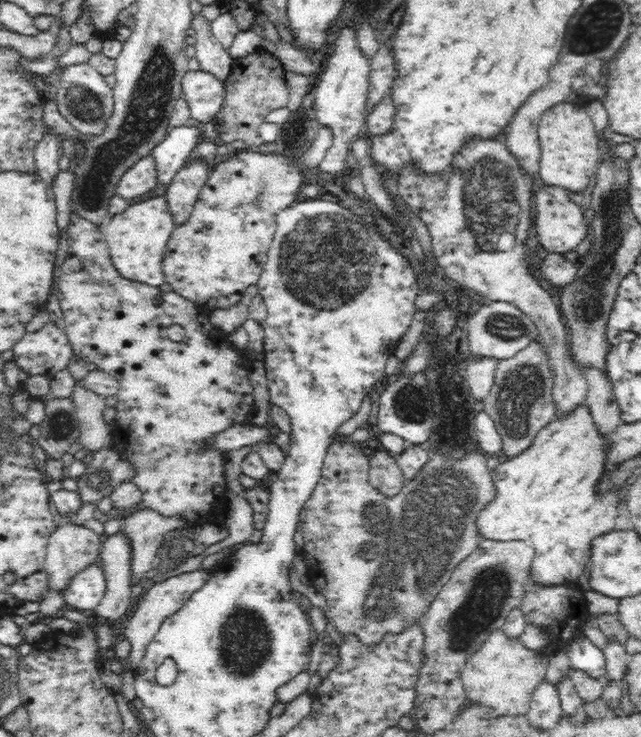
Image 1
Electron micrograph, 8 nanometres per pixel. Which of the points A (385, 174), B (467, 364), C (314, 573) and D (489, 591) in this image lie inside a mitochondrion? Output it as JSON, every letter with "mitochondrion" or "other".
{"A":"other","B":"other","C":"other","D":"mitochondrion"}

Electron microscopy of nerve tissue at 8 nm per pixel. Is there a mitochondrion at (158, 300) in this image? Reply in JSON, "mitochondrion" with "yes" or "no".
{"mitochondrion":"no"}

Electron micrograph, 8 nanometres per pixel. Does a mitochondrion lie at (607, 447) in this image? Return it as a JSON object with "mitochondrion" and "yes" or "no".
{"mitochondrion":"no"}

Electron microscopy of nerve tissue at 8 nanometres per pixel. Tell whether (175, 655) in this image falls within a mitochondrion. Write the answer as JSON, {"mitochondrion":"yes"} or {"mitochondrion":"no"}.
{"mitochondrion":"no"}

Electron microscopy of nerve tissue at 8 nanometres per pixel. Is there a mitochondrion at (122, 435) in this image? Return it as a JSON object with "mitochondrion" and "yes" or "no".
{"mitochondrion":"no"}

